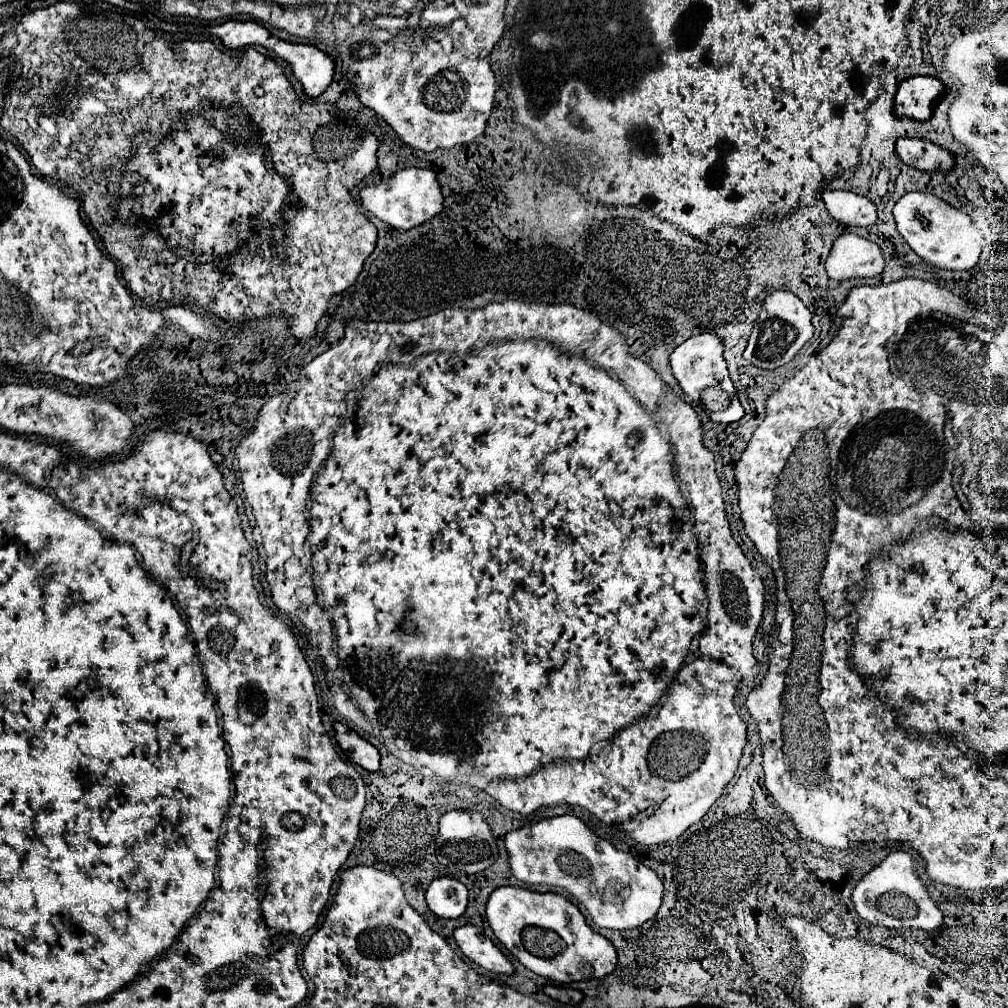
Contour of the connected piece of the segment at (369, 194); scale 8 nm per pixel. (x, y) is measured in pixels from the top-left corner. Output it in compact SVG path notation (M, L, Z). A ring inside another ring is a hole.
M405 168L393 174L387 182L365 186L361 190L361 200L367 212L399 230L421 226L443 210L443 194L437 182L437 174L429 168Z

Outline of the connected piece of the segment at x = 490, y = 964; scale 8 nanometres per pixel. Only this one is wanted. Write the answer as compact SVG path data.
M473 924L459 926L453 936L457 940L459 950L475 964L497 974L513 974L513 964L479 926Z

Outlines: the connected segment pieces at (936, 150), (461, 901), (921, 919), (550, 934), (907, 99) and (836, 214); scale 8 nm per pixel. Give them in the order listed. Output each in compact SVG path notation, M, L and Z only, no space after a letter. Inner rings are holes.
M897 138L897 154L907 166L925 172L949 170L955 164L955 158L949 150L923 138Z
M435 878L427 888L427 906L439 918L459 918L467 908L467 888L455 878Z
M891 852L879 866L865 874L857 882L851 900L863 920L887 928L921 928L933 932L943 922L941 910L929 898L925 886L913 872L913 858L907 852Z
M515 886L497 888L487 900L487 920L499 942L539 976L565 984L603 978L615 970L617 952L613 944L593 932L579 908L559 894L539 894Z
M933 76L905 78L895 94L895 114L913 120L929 120L935 104L943 98L943 82Z
M825 190L823 200L829 214L843 224L871 226L877 222L877 208L865 196L847 190Z

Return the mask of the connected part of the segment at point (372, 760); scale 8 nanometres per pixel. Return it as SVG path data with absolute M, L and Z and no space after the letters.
M333 722L333 730L335 730L337 744L341 746L341 750L347 754L347 758L353 764L361 766L367 772L379 770L379 752L373 744L369 744L365 738L361 738L343 722Z

